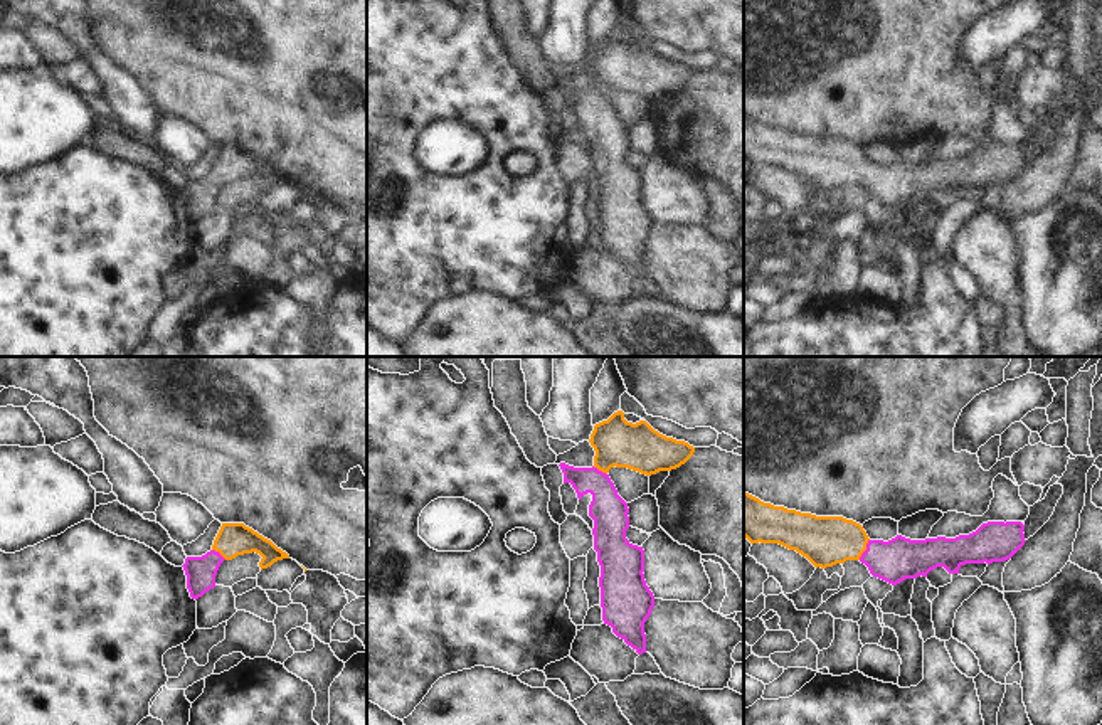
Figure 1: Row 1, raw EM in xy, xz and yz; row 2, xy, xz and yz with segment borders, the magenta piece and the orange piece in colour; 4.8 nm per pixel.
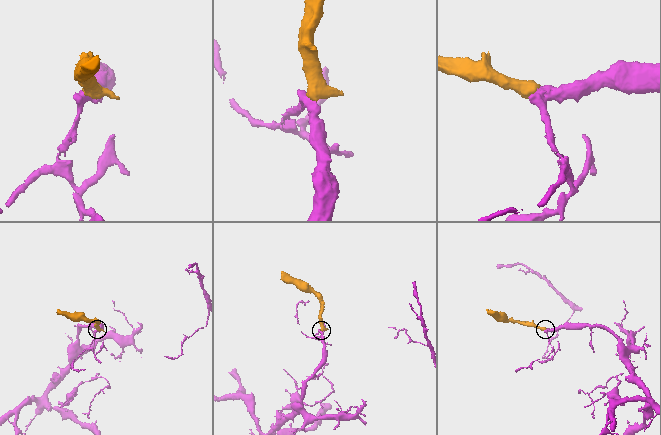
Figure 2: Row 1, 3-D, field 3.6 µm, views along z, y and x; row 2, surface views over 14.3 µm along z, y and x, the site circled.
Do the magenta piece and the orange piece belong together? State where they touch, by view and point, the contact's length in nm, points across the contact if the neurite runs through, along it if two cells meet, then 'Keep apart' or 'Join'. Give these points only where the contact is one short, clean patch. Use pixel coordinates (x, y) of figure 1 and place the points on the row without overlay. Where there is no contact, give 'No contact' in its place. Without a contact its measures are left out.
Touches magenta at yz (867, 172). Shared border 120 nm. Path across: yz (899, 182), (882, 182), (867, 172), (848, 164), (825, 164). Join

